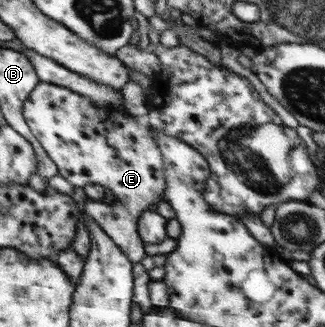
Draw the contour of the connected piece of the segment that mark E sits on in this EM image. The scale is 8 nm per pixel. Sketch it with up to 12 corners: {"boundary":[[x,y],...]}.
{"boundary":[[42,82],[26,118],[60,174],[116,200],[86,213],[134,263],[165,201],[148,119]]}

